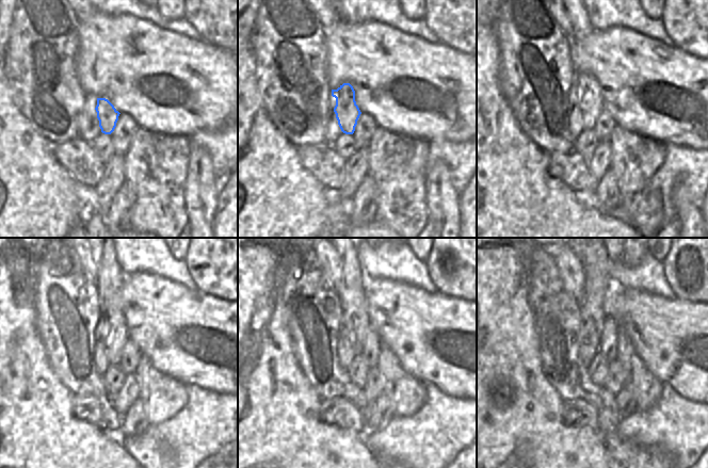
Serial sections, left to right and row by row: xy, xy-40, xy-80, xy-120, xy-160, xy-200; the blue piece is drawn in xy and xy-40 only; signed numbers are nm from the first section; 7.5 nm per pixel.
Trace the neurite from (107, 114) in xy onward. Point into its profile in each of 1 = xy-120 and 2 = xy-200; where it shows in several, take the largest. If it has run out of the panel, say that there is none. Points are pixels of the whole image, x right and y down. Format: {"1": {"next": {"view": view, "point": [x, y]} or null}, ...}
{"1": {"next": {"view": "xy-120", "point": [112, 327]}}, "2": {"next": {"view": "xy-200", "point": [595, 259]}}}

